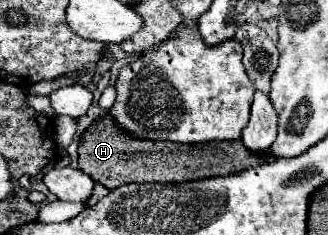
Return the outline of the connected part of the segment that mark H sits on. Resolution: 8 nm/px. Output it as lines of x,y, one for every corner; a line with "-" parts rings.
96,101
90,105
88,113
78,119
78,135
80,135
78,139
80,169
108,189
114,189
126,183
194,181
194,179
216,177
224,173
236,173
264,161
274,161
270,153
266,157
250,155
242,145
242,141
178,145
178,143
166,143
166,141
152,143
146,139
132,139
122,129
118,129
112,115
104,113

